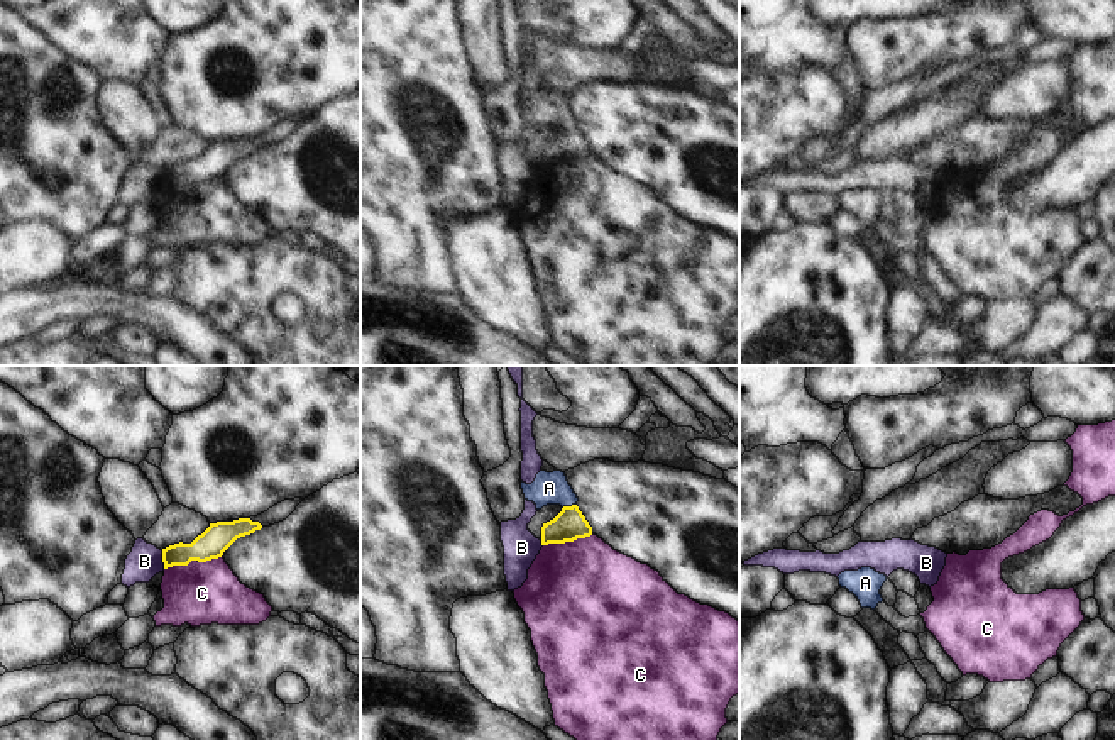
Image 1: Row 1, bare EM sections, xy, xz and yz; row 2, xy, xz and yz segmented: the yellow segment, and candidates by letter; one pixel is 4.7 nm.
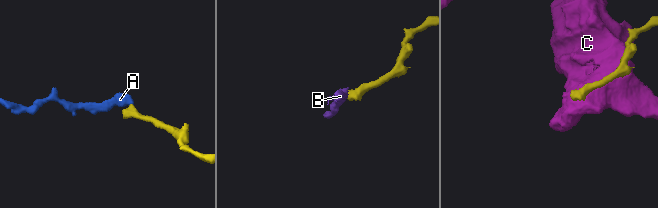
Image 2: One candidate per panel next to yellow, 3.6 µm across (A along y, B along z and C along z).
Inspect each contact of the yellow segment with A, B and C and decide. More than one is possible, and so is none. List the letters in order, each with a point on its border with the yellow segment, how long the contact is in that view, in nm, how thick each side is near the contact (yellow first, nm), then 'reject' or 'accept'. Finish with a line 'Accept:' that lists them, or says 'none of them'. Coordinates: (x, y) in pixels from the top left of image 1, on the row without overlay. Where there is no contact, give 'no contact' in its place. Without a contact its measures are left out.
A: contact xz (569, 127); length 80 nm; calibres 150 and 160 nm; accept
B: contact xy (163, 180); length 90 nm; calibres 140 and 160 nm; reject
C: contact xy (193, 180); length 280 nm; calibres 140 and 300 nm; reject
Accept: A

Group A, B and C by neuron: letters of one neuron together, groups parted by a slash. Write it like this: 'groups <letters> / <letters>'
groups A / B / C

